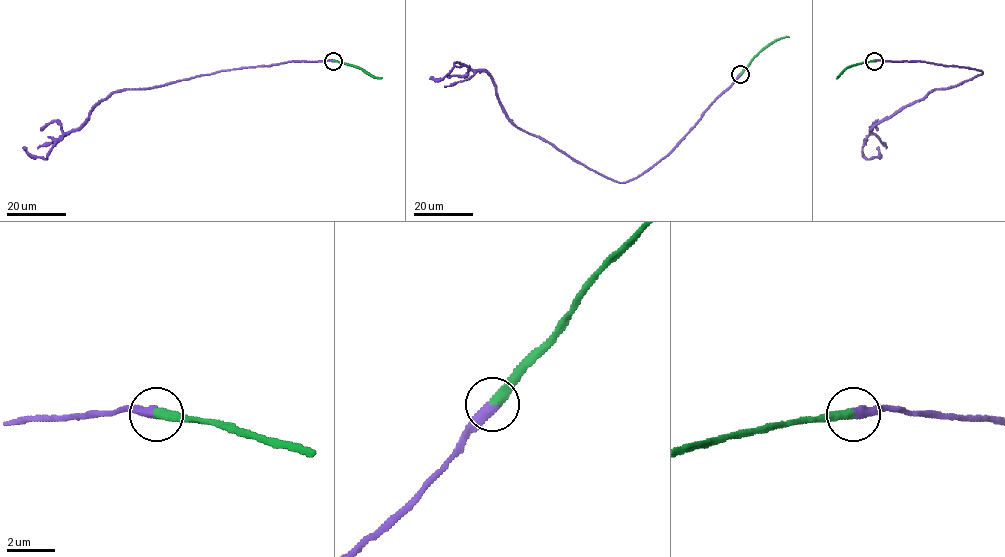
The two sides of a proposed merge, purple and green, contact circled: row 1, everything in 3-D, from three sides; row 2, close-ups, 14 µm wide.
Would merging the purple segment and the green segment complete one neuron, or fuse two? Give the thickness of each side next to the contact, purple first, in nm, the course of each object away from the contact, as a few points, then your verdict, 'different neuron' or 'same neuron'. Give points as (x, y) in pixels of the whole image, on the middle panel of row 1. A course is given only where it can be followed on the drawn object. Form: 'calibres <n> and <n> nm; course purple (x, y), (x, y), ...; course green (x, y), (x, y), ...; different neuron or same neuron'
calibres 460 and 400 nm; course purple (740, 74), (667, 155), (621, 183), (519, 129), (485, 71), (455, 62), (443, 78), (430, 78); course green (740, 74), (763, 49), (777, 40), (789, 37); same neuron

